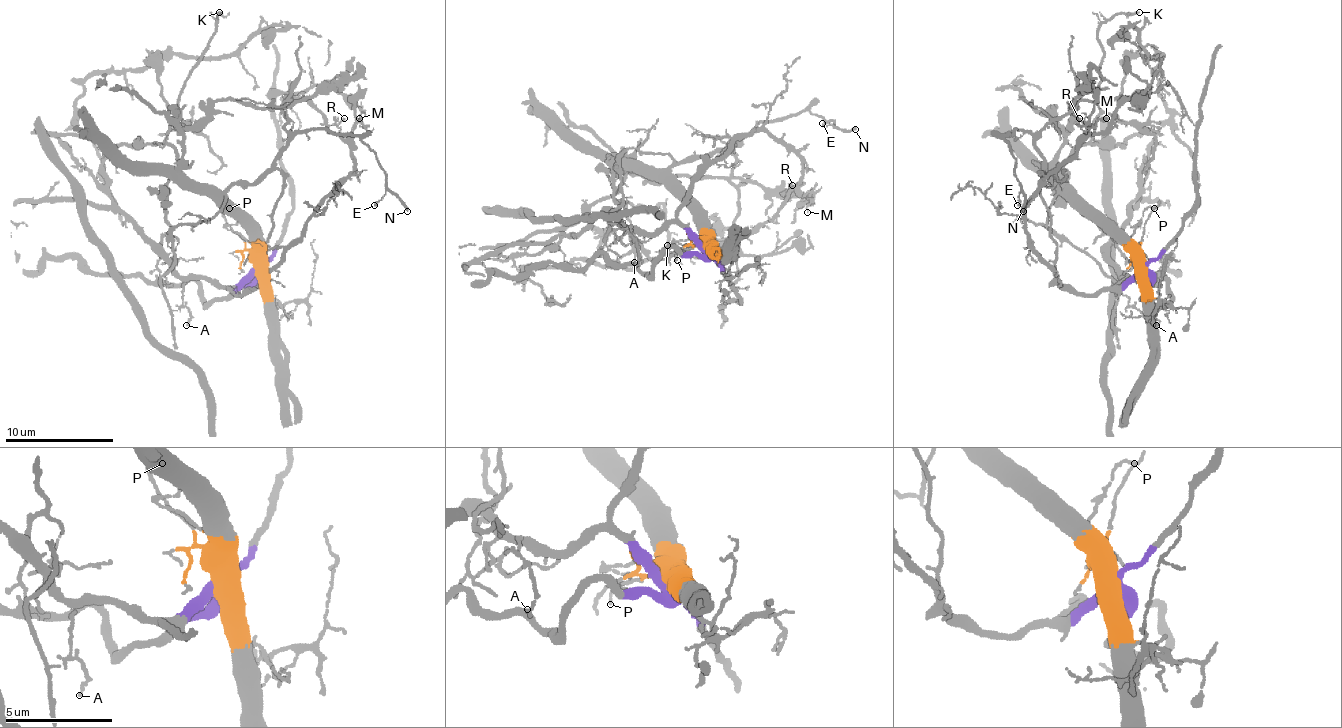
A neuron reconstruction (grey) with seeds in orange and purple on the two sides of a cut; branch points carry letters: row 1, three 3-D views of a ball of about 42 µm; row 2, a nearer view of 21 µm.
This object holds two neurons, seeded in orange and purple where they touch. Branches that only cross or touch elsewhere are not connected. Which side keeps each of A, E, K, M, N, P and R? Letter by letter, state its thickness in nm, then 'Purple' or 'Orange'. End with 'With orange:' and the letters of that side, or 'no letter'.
A: Thickness 120 nm. Purple
E: Thickness 110 nm. Orange
K: Thickness 200 nm. Orange
M: Thickness 110 nm. Purple
N: Thickness 190 nm. Orange
P: Thickness 130 nm. Orange
R: Thickness 120 nm. Purple
With orange: E, K, N, P

